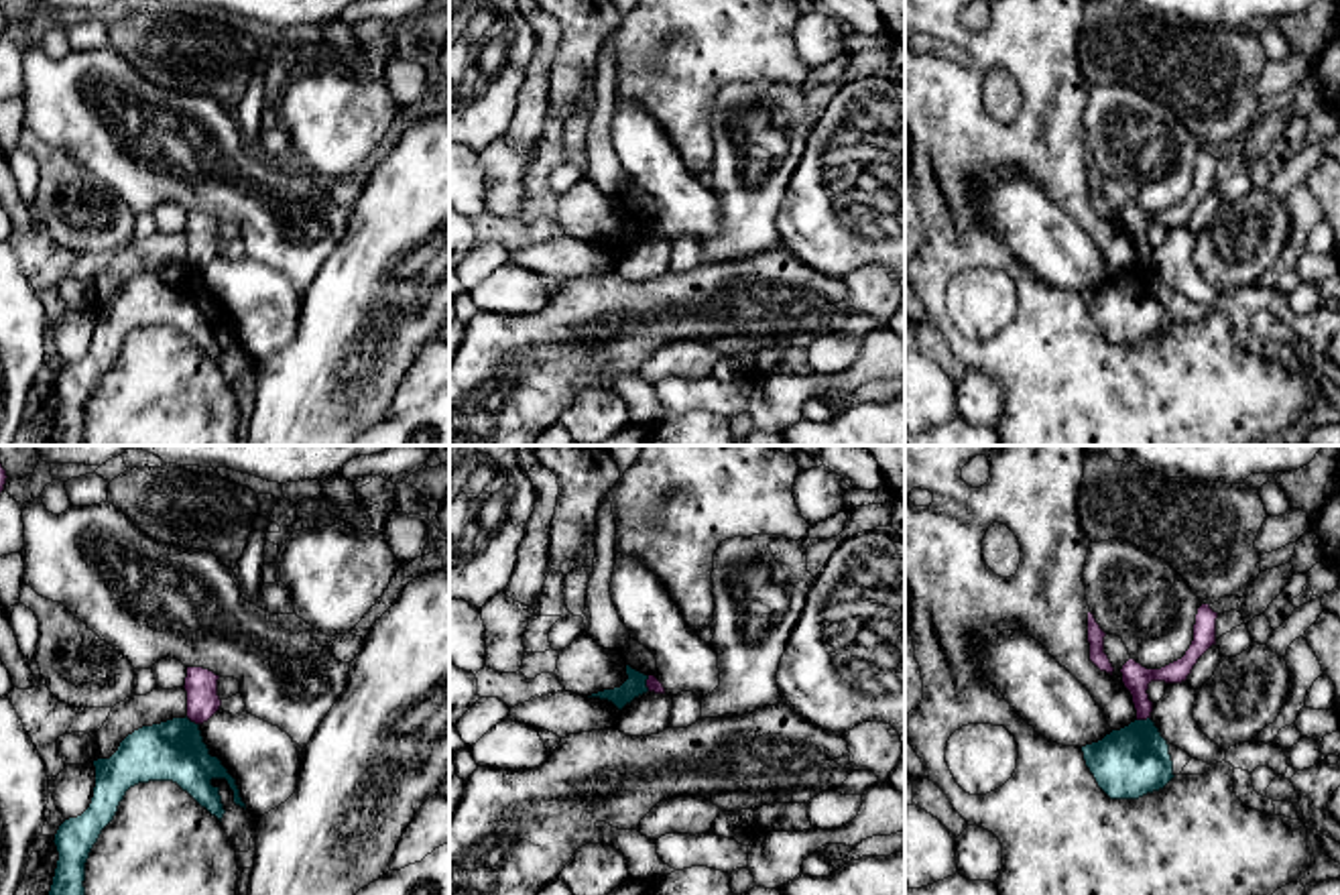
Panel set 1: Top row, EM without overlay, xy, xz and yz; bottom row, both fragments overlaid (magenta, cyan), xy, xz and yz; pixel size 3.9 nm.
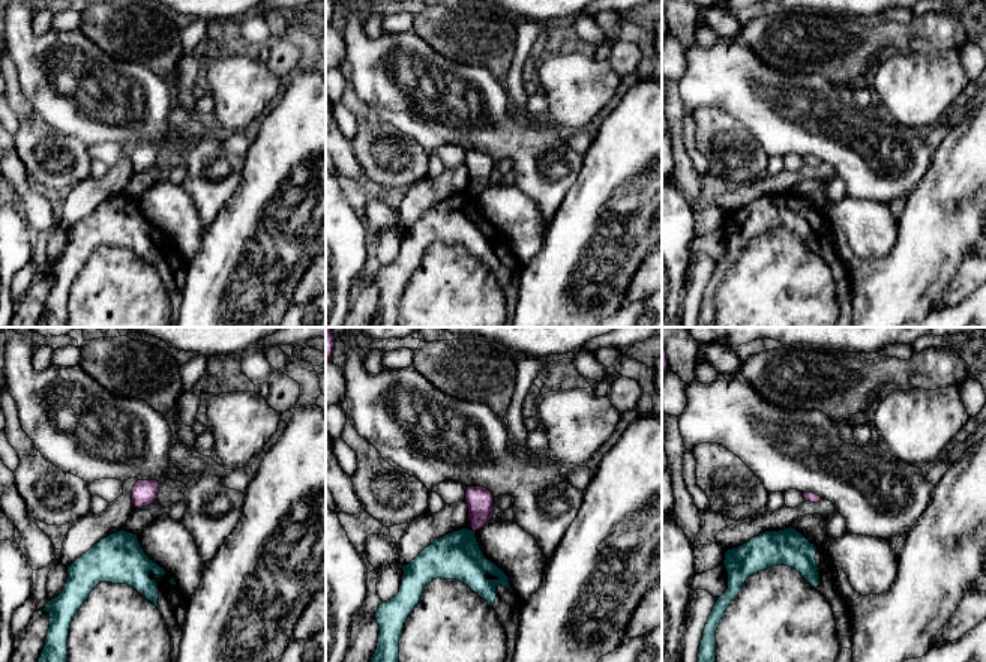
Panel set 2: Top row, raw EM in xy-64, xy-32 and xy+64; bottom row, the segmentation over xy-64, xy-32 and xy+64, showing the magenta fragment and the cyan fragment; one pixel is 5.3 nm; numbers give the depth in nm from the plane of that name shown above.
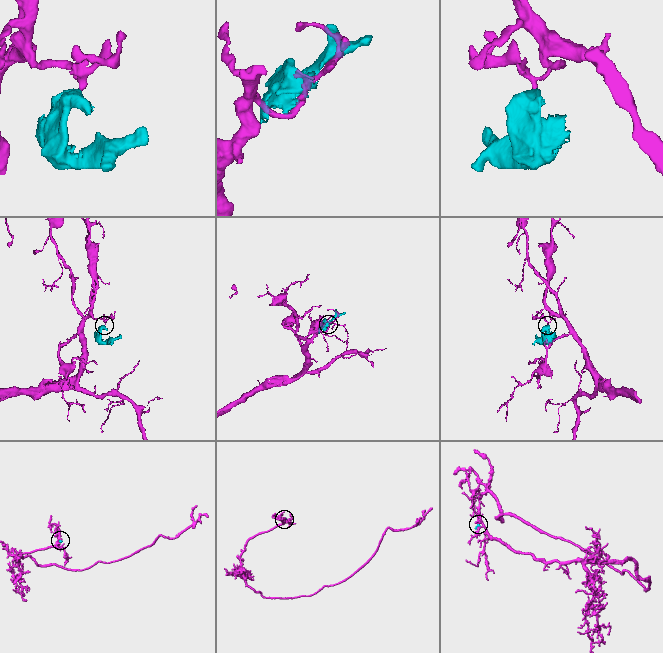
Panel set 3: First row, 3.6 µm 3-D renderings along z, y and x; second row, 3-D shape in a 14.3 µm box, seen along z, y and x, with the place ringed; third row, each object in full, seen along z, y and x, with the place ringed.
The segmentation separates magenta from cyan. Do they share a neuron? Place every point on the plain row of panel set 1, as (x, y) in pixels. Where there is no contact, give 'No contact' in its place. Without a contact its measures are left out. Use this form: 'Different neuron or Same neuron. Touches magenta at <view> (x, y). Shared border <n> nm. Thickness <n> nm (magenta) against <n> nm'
Different neuron. Touches magenta at yz (1143, 263). Shared border 60 nm. Thickness 110 nm (magenta) against 280 nm

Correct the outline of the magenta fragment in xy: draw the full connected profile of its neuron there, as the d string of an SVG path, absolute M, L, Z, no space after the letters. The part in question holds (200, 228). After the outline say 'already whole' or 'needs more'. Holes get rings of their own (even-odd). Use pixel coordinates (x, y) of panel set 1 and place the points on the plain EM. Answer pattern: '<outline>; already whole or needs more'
M187 212L185 236L187 236L187 262L195 268L207 266L222 250L218 240L218 224L209 214Z; already whole

